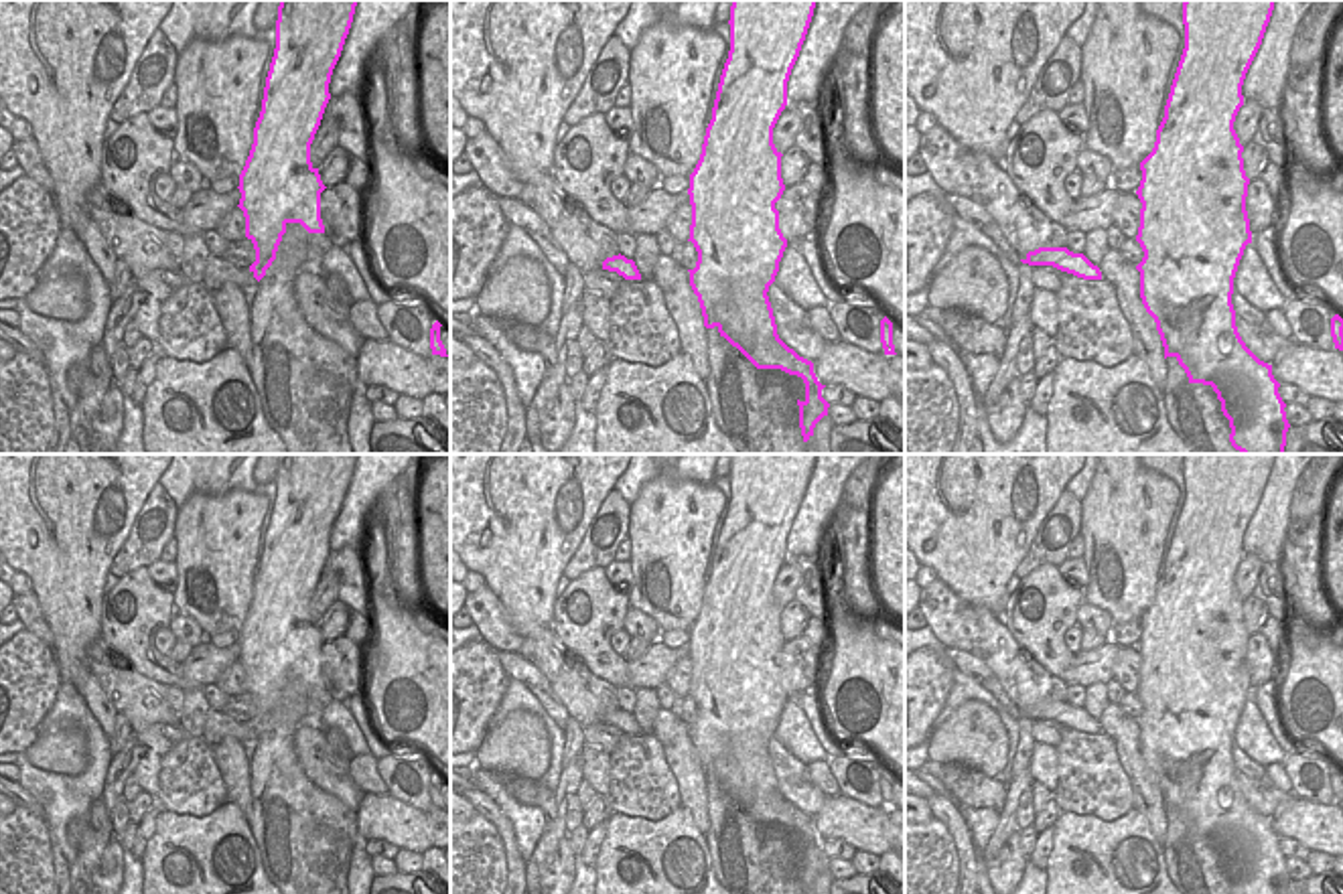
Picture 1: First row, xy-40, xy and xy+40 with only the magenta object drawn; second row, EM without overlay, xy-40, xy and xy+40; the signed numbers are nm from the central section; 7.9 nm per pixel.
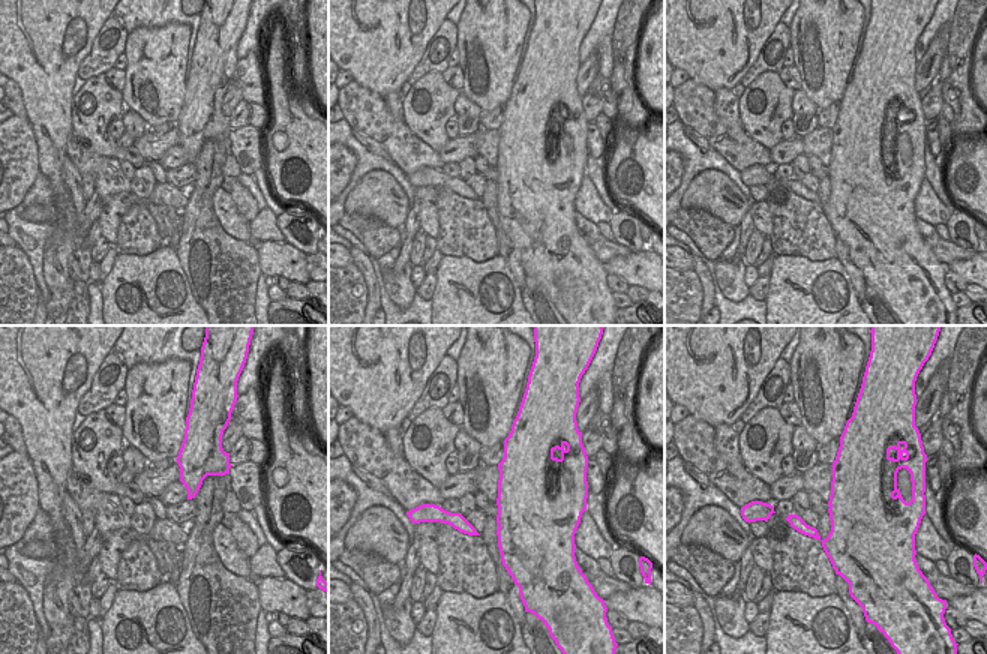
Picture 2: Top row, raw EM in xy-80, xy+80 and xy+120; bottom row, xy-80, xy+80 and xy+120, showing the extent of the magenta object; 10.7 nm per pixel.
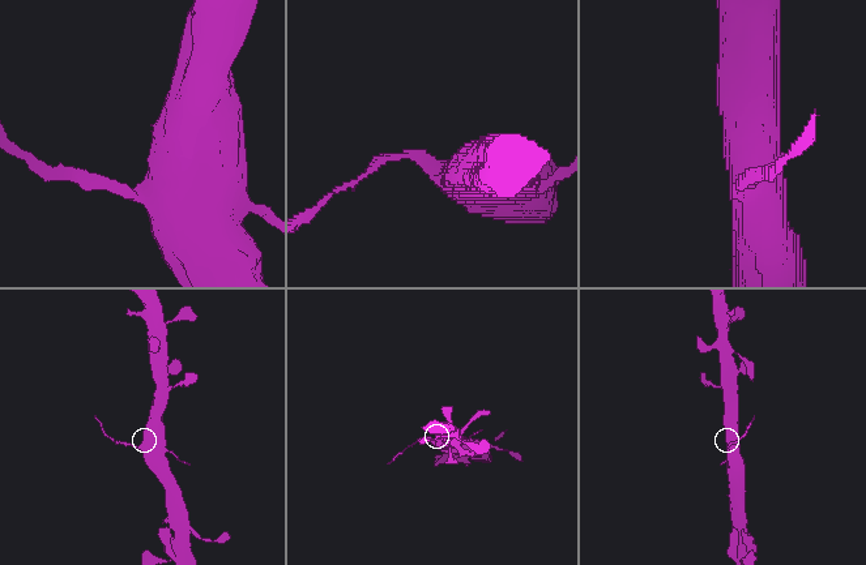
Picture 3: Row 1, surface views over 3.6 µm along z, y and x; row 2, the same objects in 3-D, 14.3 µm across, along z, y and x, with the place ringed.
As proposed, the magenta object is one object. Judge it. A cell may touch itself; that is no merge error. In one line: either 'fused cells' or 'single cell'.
fused cells

